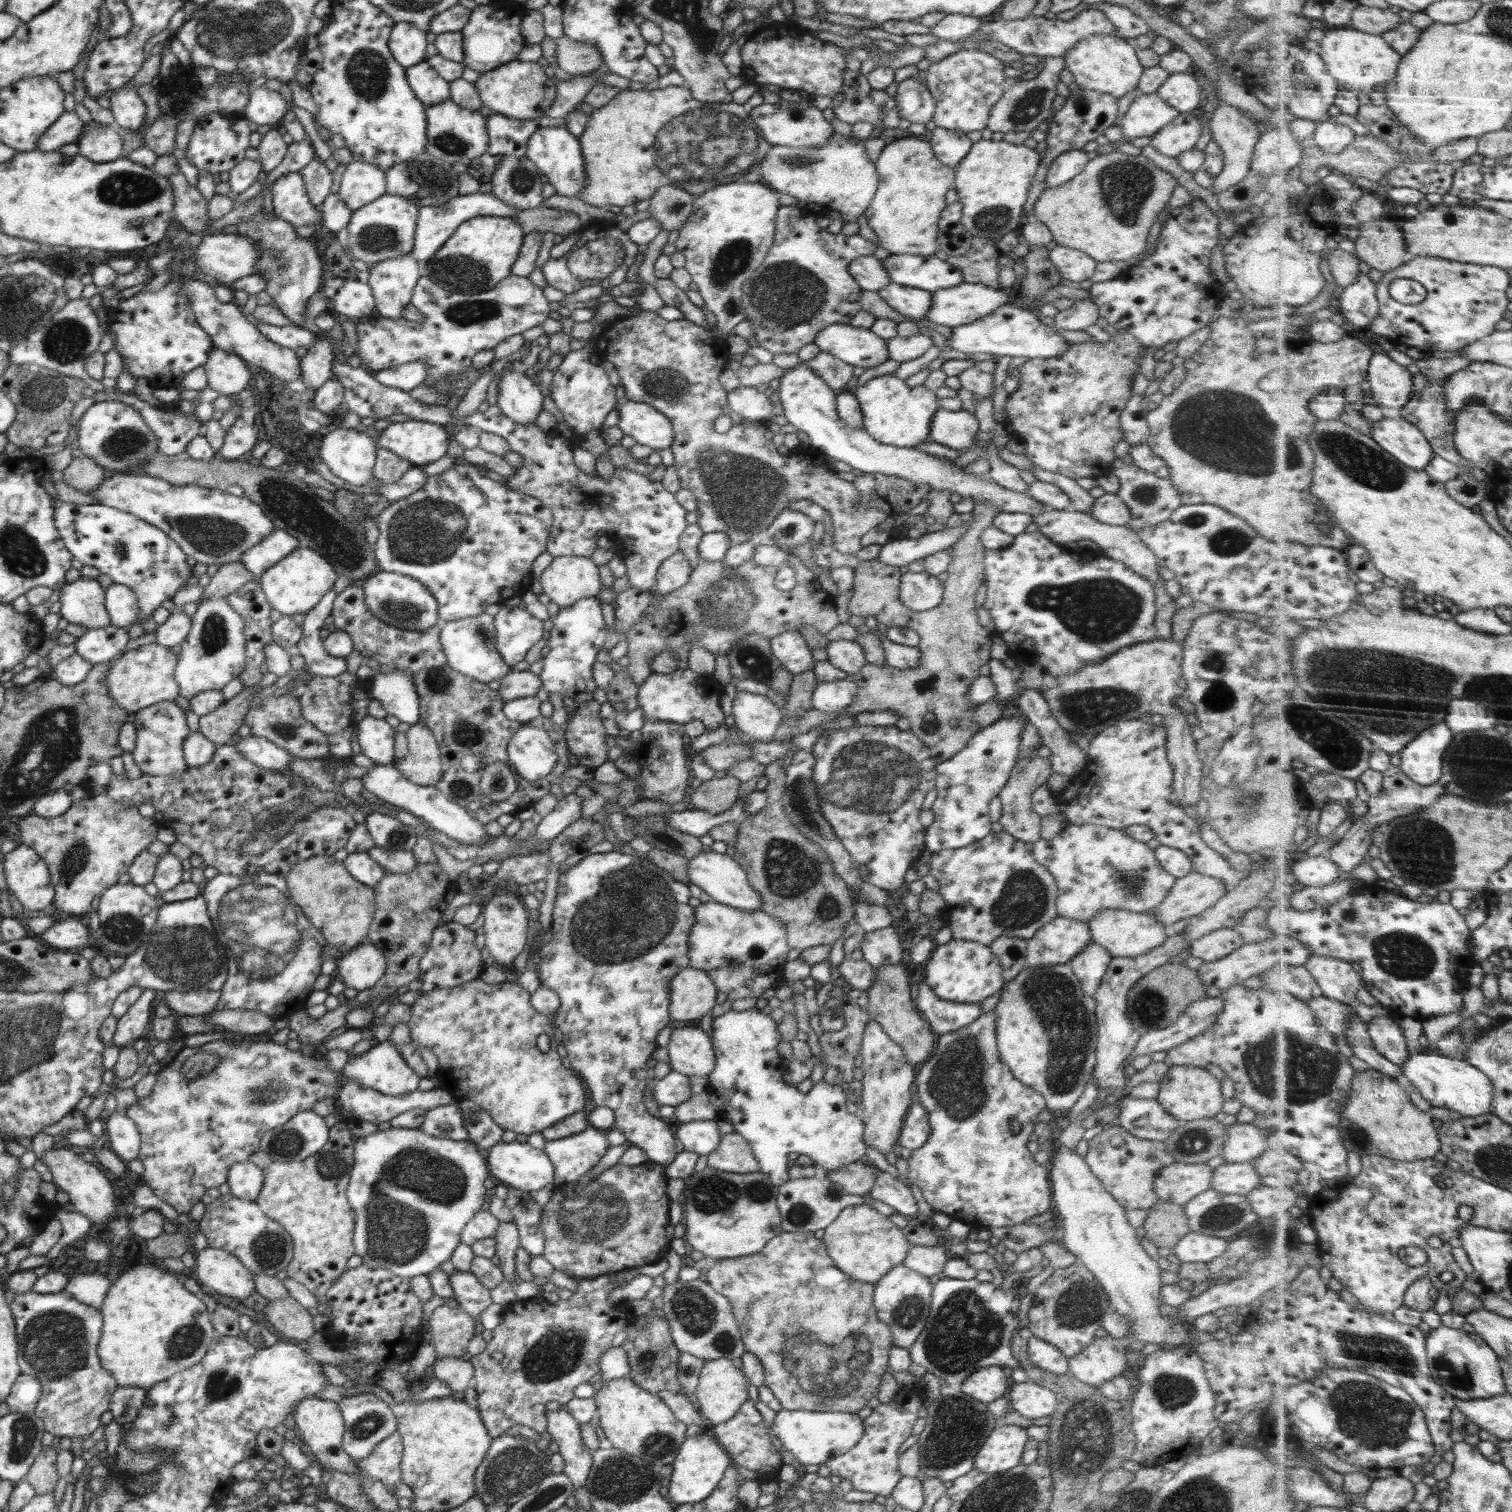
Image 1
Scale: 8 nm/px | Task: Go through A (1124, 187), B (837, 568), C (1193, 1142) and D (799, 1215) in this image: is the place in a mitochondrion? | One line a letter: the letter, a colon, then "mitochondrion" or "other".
A: mitochondrion
B: other
C: mitochondrion
D: mitochondrion

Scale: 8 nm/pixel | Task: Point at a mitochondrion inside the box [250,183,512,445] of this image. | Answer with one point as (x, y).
(462, 313)

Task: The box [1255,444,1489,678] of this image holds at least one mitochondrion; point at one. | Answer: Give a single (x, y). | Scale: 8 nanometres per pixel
(1466, 489)

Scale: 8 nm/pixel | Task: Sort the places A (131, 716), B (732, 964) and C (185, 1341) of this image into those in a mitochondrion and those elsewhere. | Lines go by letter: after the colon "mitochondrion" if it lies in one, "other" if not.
A: other
B: mitochondrion
C: mitochondrion

